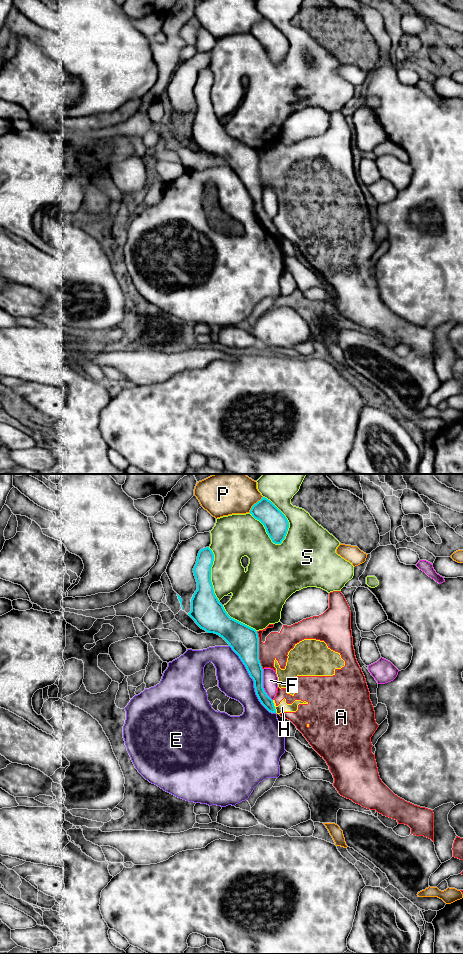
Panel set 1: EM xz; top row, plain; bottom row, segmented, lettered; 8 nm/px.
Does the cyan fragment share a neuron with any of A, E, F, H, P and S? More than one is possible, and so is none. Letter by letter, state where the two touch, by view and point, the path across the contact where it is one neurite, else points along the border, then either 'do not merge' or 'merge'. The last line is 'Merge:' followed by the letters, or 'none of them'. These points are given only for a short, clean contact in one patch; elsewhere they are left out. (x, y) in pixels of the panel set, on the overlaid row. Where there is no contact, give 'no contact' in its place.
A: meets cyan in xz at (258, 650); do not merge
E: meets cyan in xz at (253, 680); do not merge
F: meets cyan in xz at (262, 685); do not merge
H: meets cyan in xz at (274, 706); border along xz (272, 700), (276, 712); do not merge
P: meets cyan in xz at (254, 504); do not merge
S: meets cyan in xz at (286, 519); do not merge
Merge: none of them

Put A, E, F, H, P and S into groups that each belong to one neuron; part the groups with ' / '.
A H / E / F / P / S

